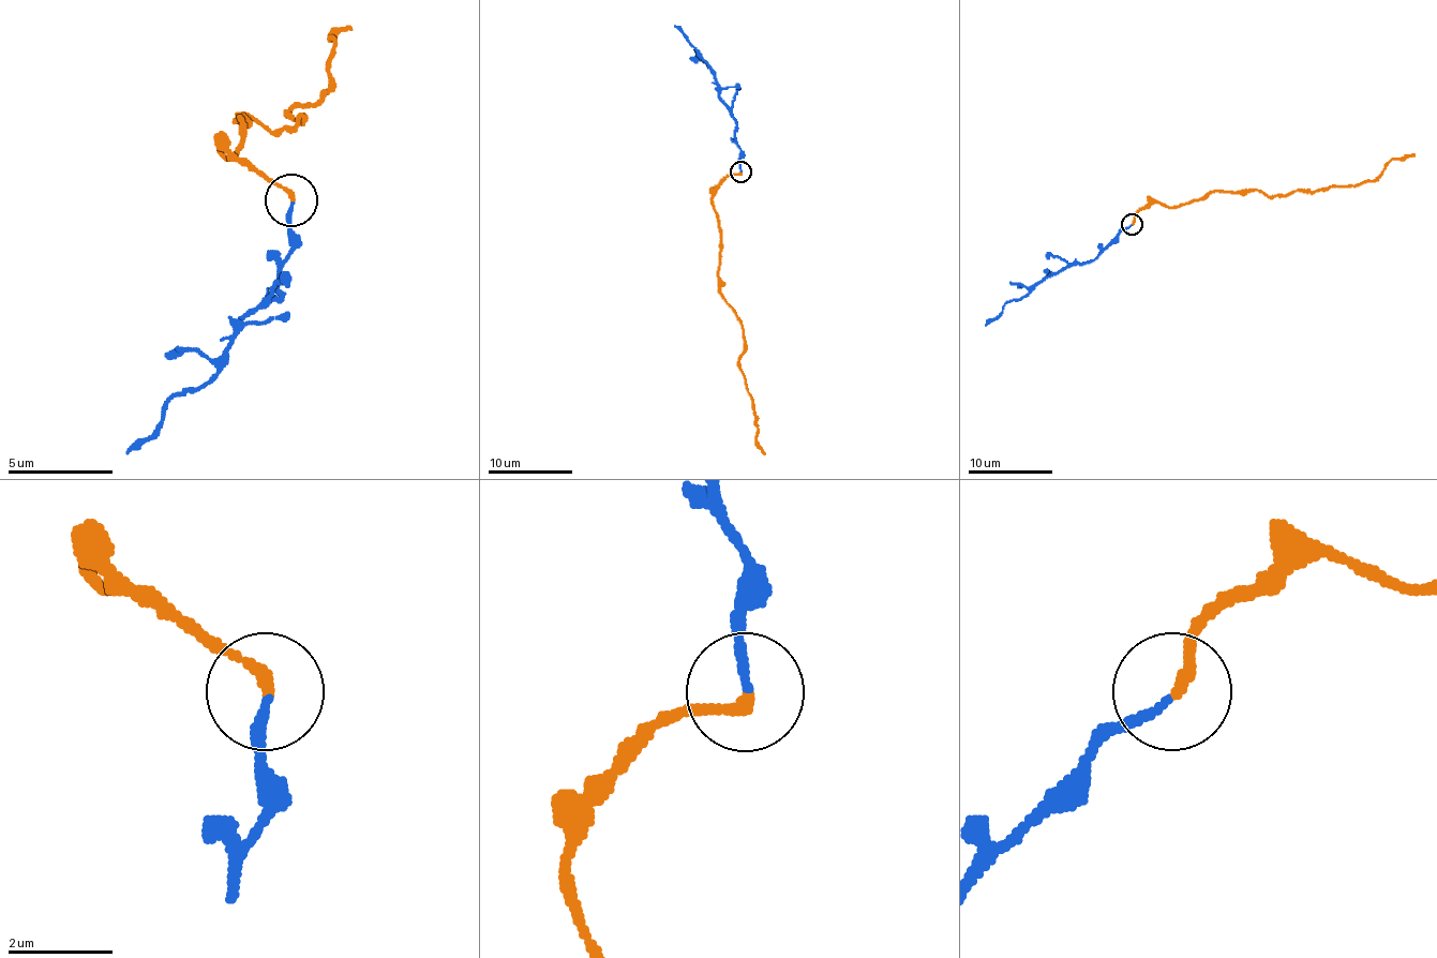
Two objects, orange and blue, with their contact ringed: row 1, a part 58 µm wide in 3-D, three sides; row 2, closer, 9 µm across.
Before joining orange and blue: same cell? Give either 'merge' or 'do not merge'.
do not merge

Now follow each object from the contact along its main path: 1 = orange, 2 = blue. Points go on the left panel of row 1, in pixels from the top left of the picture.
1: (289, 201), (221, 148), (242, 143), (242, 117), (295, 128), (289, 111), (327, 90), (332, 38), (354, 27)
2: (289, 201), (280, 297), (269, 297), (237, 328), (226, 360), (205, 382), (179, 391), (125, 455)

